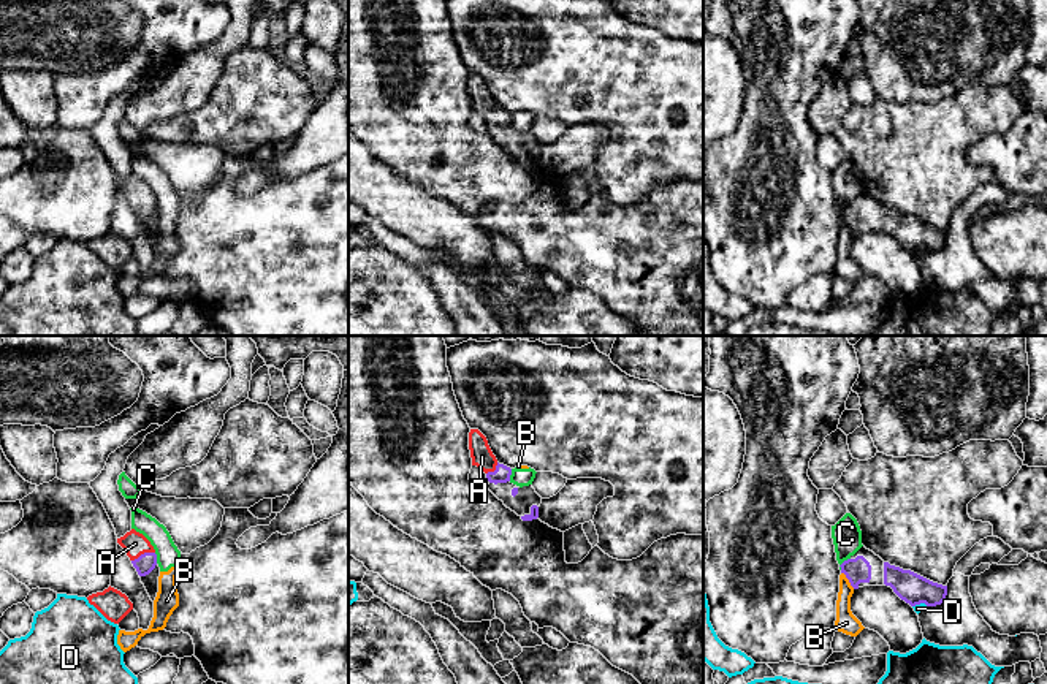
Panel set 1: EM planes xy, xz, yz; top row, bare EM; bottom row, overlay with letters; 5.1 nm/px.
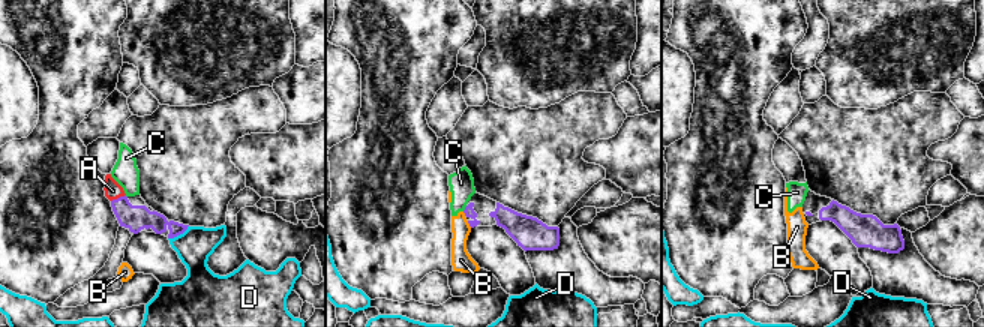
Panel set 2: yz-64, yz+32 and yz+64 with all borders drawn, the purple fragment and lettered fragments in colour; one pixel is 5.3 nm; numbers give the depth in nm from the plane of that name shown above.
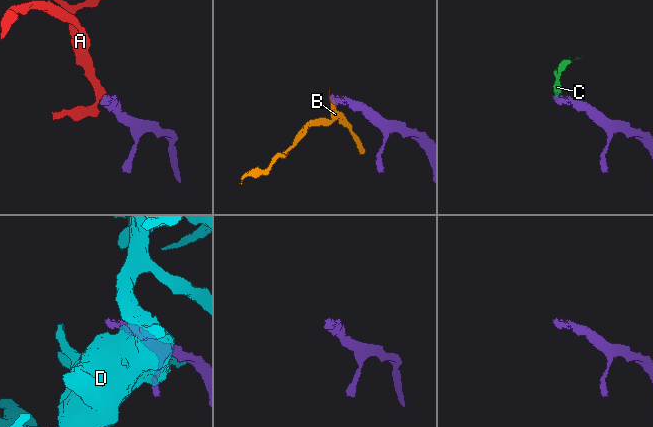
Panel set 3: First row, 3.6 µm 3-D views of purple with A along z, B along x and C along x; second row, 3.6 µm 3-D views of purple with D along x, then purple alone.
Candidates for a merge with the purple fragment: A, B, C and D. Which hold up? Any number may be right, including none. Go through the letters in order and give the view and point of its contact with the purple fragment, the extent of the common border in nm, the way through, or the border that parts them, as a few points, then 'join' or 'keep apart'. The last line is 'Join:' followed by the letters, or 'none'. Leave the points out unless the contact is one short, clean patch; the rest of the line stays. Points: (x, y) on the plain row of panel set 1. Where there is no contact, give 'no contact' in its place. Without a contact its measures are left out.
A: meets purple in xy at (144, 198); contact 130 nm long; runs through xy (144, 209), (144, 198), (135, 189); join
B: meets purple in yz at (848, 224); contact 110 nm long; border along yz (841, 217), (854, 233); keep apart
C: meets purple in yz at (843, 208); contact 80 nm long; border along yz (849, 203), (840, 214); keep apart
D: meets purple in yz at (919, 249); contact 80 nm long; border along yz (927, 250), (916, 249), (913, 252); keep apart
Join: A

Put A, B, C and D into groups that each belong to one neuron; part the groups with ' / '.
A / B C / D

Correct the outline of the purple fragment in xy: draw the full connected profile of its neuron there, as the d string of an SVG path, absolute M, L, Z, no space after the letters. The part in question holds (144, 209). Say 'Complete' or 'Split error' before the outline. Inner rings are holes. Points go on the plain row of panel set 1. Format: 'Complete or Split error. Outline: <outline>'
Split error. Outline: M135 174L117 184L139 222L149 220L157 211L157 200L150 187Z

